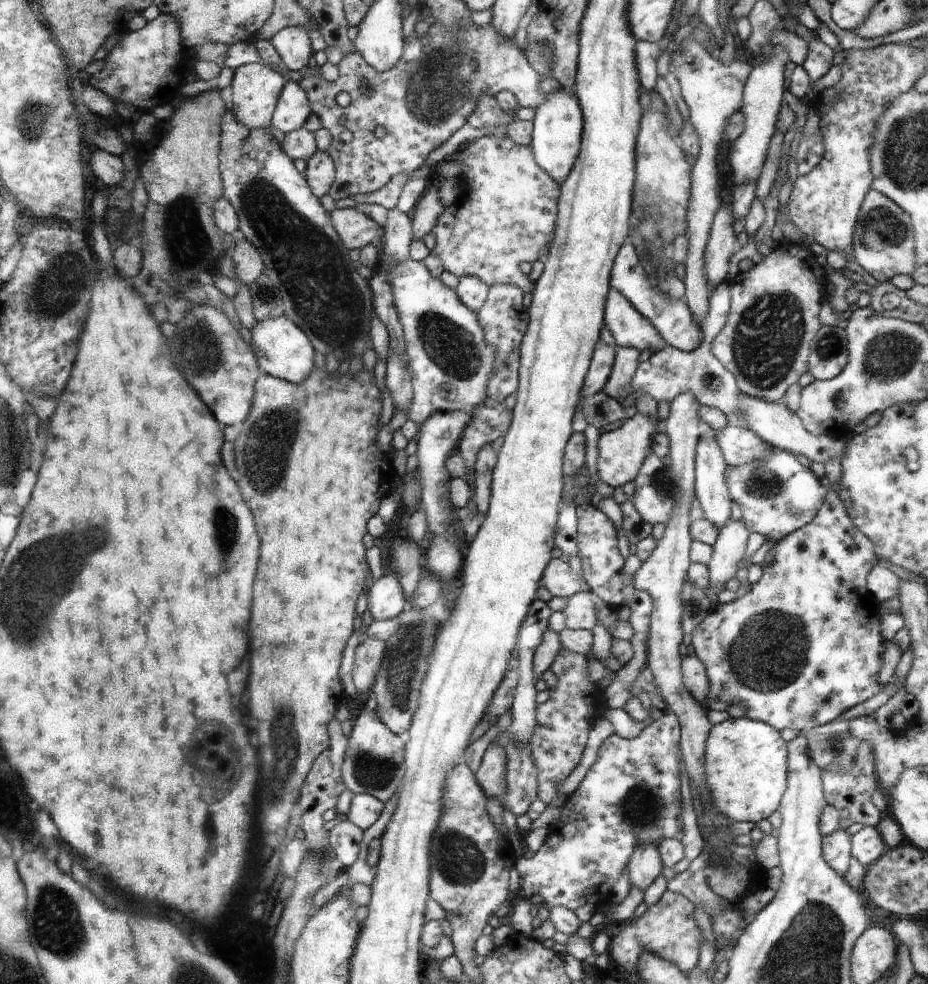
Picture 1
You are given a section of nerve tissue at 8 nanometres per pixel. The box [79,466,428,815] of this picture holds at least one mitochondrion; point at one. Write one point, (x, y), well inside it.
(282, 747)

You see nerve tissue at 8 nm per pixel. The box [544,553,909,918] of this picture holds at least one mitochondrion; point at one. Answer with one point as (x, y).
(771, 650)

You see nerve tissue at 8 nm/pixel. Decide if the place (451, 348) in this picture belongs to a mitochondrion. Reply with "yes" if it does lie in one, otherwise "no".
yes

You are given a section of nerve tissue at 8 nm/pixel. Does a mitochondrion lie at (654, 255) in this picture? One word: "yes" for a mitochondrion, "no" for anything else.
yes

